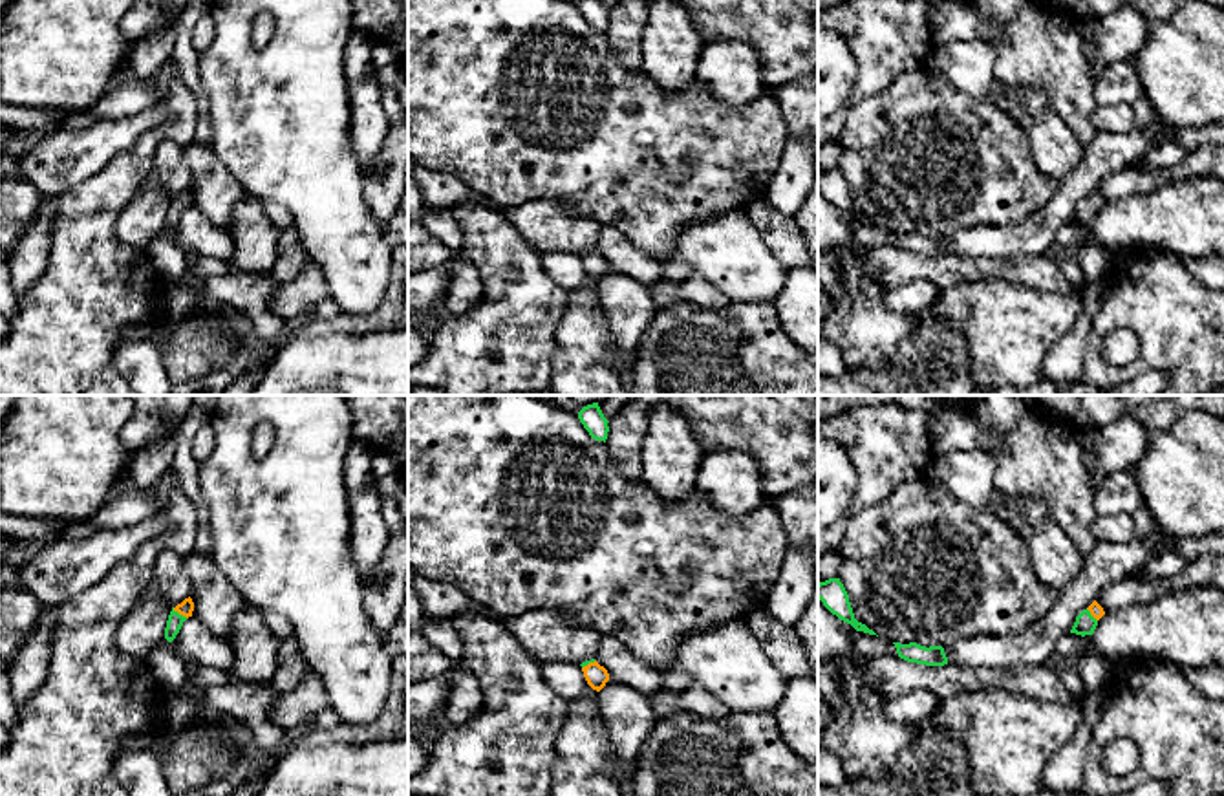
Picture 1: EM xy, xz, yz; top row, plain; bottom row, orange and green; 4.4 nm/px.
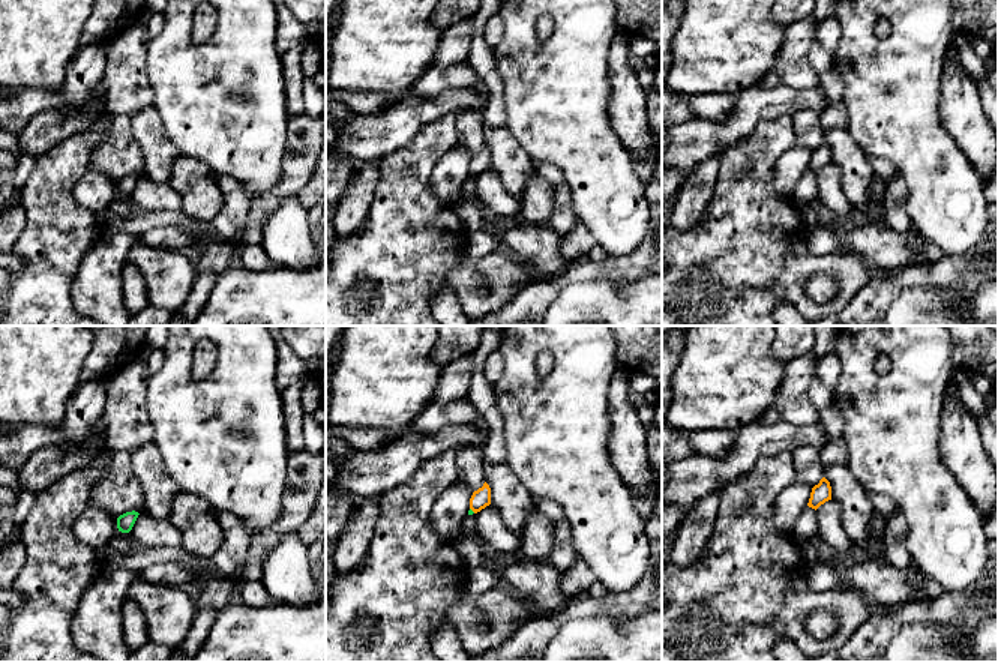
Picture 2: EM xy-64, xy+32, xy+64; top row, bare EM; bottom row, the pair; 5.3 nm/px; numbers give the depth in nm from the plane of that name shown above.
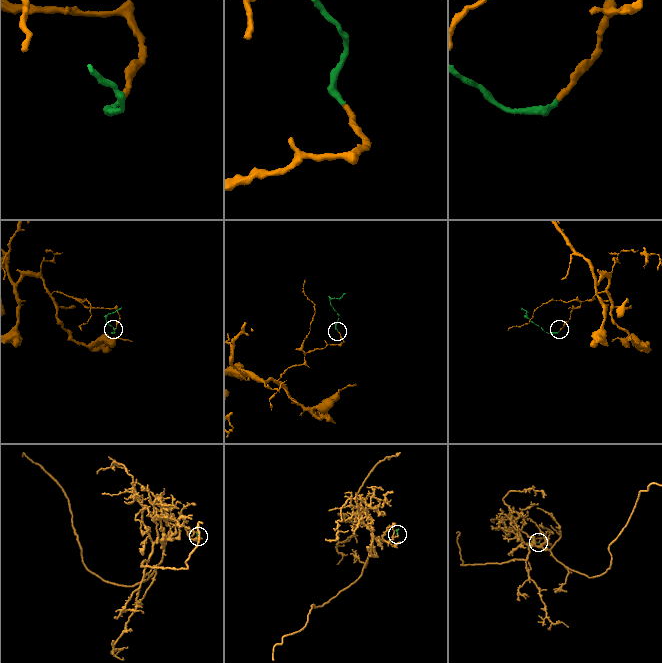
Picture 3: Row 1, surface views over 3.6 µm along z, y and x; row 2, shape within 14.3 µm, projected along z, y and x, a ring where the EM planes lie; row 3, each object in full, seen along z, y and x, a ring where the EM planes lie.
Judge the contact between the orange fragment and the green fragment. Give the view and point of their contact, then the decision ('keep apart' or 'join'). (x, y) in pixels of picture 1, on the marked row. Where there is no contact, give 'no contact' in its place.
xy (180, 613) | join

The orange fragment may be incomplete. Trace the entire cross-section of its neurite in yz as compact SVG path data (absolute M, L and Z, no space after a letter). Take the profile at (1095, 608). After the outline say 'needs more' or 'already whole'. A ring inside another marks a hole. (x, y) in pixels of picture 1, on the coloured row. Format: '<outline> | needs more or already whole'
M1094 600L1087 609L1083 609L1070 629L1076 635L1092 635L1098 620L1105 615L1103 608Z | needs more

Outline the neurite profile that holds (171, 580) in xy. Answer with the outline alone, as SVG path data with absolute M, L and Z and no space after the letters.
M157 547L157 558L154 564L154 578L143 591L139 600L150 600L163 597L170 608L176 608L190 597L190 582L183 569L183 553Z

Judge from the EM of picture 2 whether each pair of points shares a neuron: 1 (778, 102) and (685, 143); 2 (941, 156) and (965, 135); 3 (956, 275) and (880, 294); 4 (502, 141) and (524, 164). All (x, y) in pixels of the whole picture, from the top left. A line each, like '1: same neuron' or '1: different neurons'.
1: same neuron
2: different neurons
3: same neuron
4: same neuron

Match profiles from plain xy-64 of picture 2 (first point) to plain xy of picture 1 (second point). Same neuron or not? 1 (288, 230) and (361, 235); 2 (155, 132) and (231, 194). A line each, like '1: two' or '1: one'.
1: one
2: one

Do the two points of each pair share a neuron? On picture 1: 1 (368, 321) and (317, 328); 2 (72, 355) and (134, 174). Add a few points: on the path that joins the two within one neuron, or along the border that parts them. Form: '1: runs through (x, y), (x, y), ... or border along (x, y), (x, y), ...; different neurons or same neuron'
1: runs through (355, 324), (330, 326); same neuron
2: runs through (110, 311), (112, 264), (103, 255), (103, 220); same neuron

